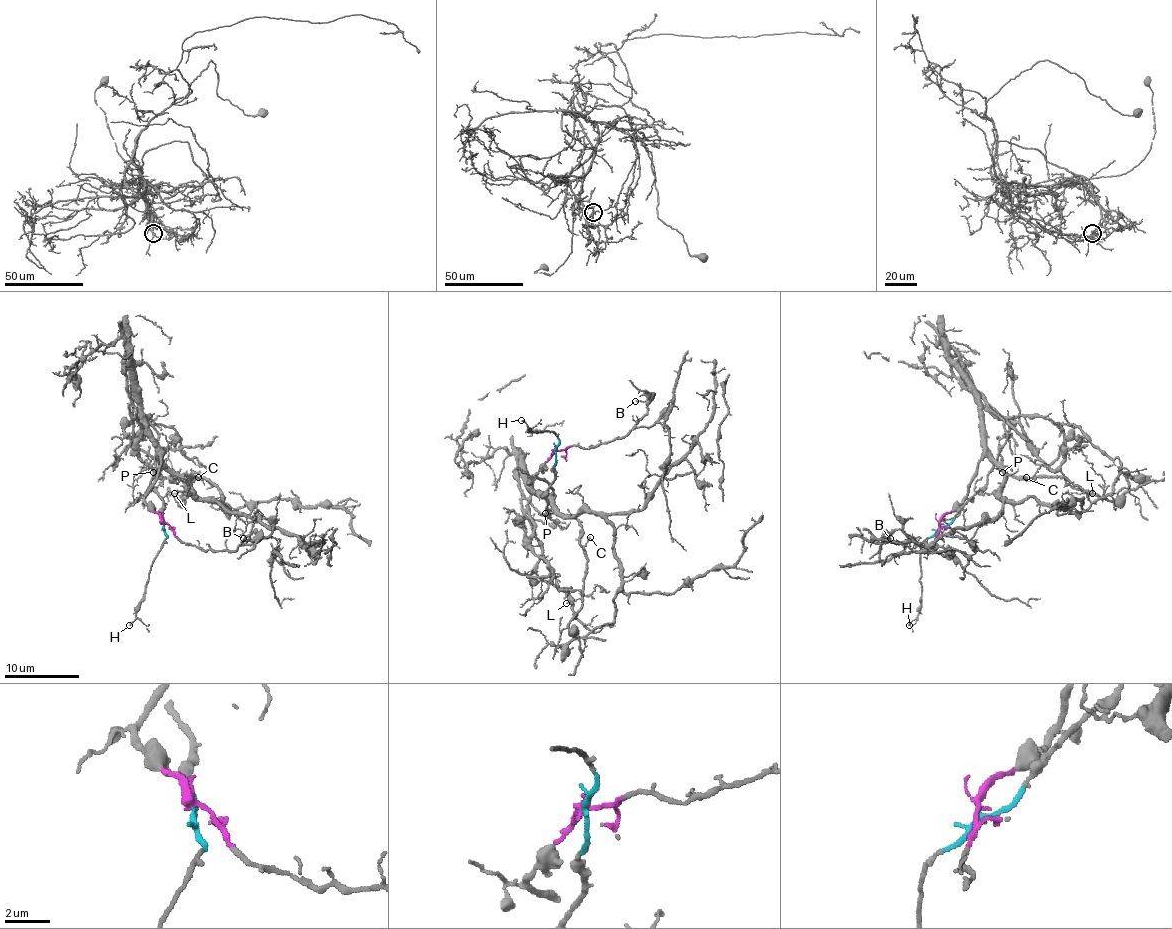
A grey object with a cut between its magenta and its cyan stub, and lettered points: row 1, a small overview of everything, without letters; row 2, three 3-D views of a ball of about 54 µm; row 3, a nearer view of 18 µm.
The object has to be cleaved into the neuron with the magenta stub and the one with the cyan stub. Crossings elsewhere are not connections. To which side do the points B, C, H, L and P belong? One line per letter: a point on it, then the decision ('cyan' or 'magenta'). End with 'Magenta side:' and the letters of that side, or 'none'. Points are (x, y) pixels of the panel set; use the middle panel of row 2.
B: place (635, 401); magenta
C: place (590, 537); magenta
H: place (521, 420); cyan
L: place (566, 603); magenta
P: place (545, 513); cyan
Magenta side: B, C, L

